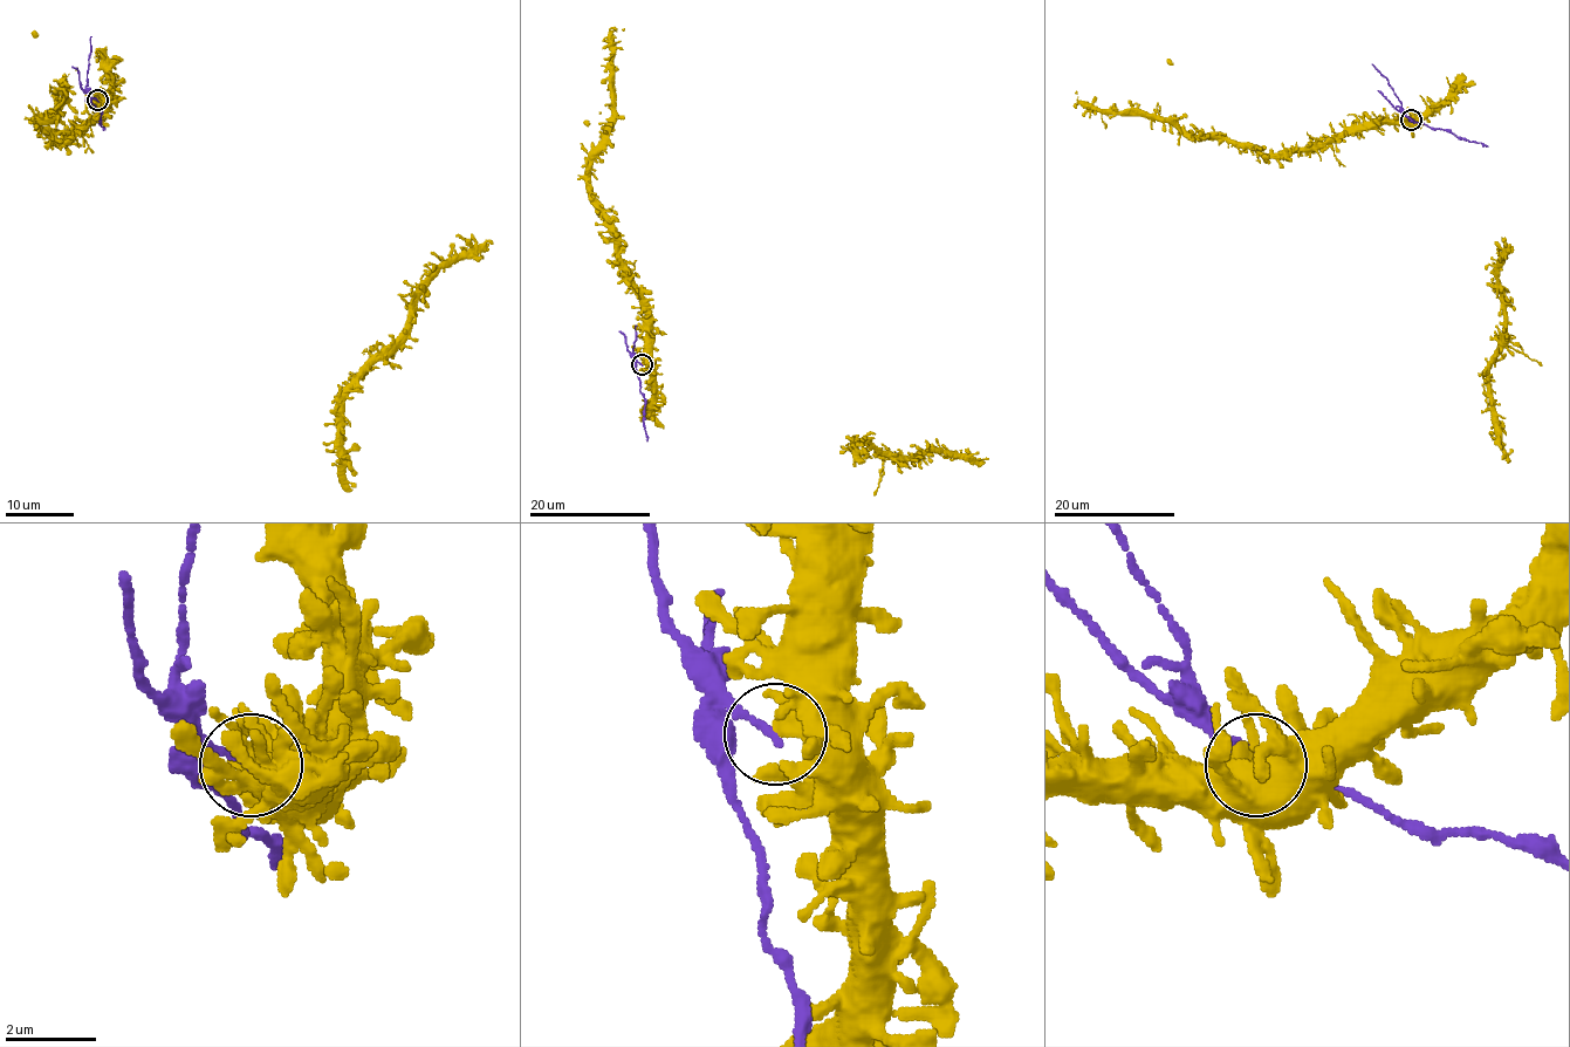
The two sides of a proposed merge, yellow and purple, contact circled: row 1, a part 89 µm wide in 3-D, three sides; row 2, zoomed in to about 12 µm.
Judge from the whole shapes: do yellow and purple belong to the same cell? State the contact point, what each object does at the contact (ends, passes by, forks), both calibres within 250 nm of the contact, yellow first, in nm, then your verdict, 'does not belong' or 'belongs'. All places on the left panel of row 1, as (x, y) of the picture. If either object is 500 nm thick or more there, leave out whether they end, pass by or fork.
at (97, 100); yellow passes by; purple ends there; 360 nm thick on the yellow side, 180 nm on the other; does not belong

